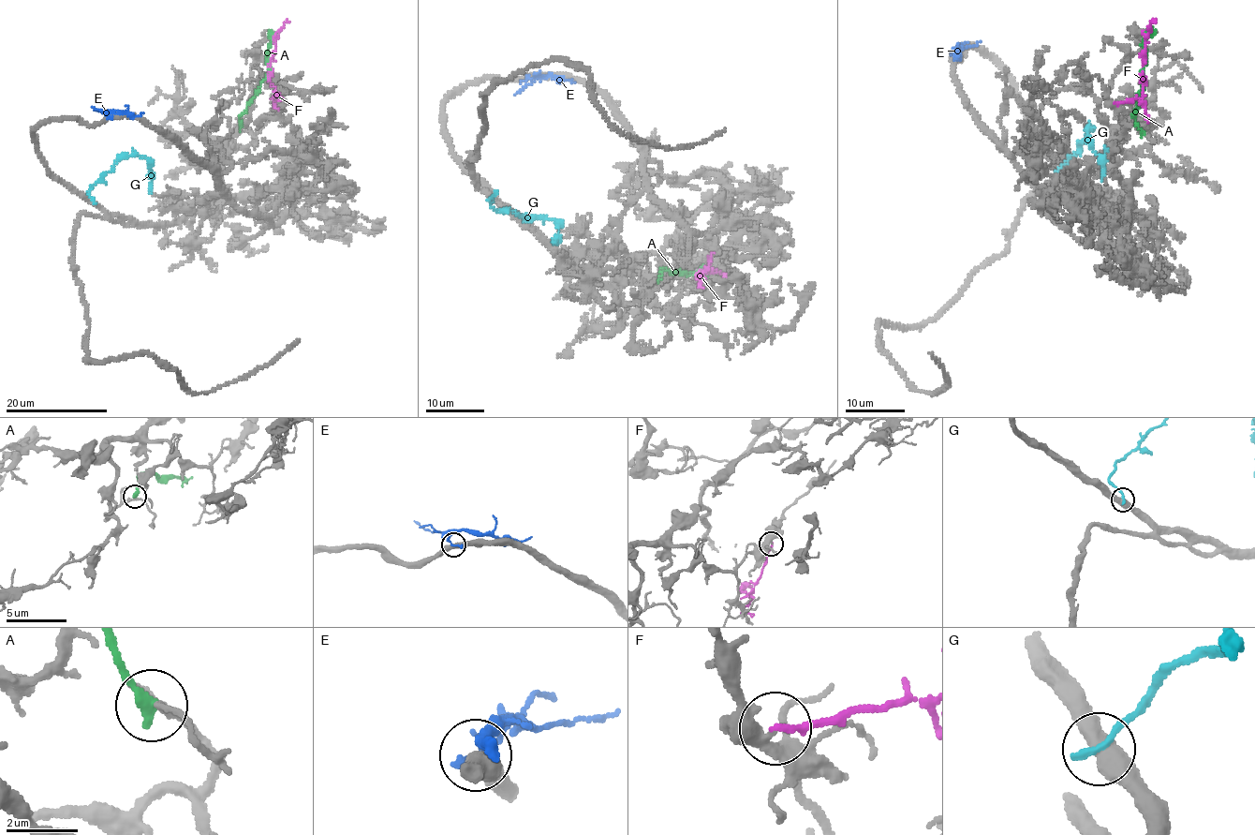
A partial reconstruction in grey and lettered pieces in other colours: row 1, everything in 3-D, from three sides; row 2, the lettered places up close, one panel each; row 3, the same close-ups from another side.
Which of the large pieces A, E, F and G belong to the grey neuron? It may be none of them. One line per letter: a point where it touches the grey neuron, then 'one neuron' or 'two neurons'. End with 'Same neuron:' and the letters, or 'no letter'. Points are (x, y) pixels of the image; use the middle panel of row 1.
A: contact (658, 280); two neurons
E: contact (536, 73); two neurons
F: contact (712, 253); two neurons
G: contact (494, 193); two neurons
Same neuron: no letter

